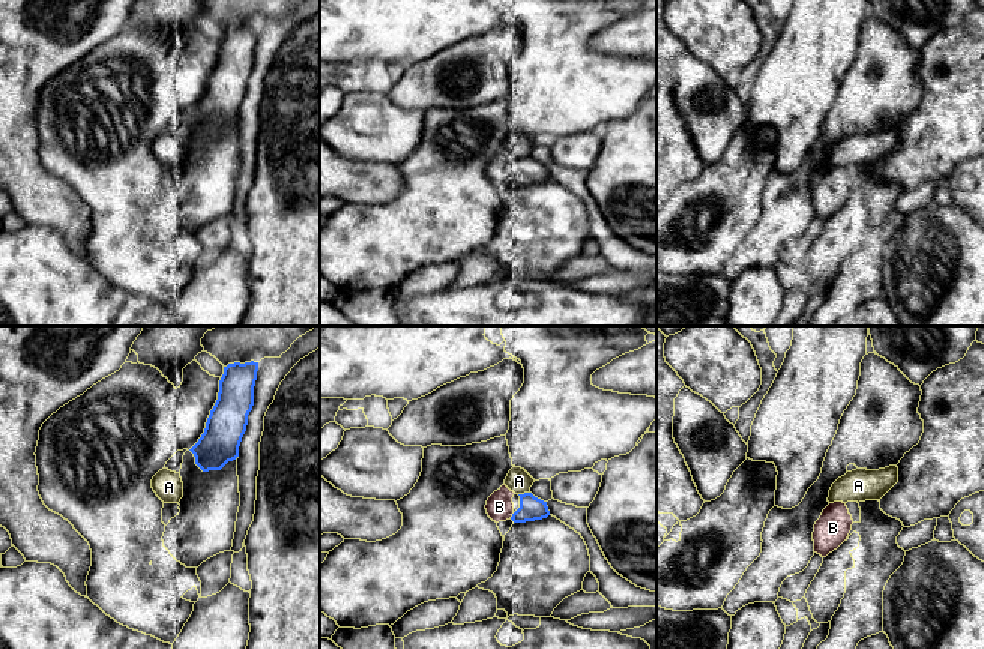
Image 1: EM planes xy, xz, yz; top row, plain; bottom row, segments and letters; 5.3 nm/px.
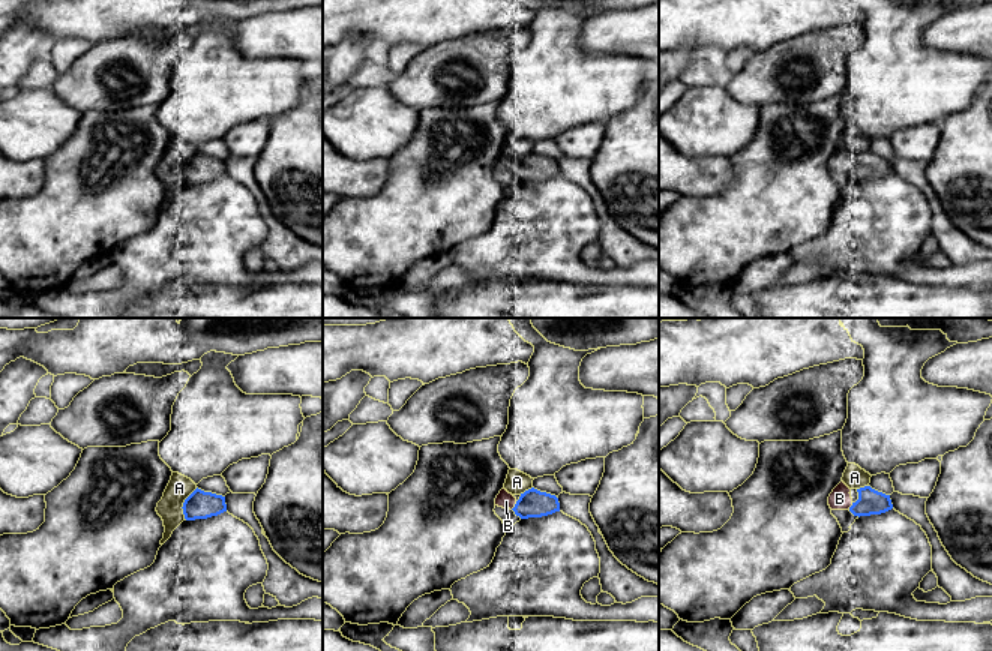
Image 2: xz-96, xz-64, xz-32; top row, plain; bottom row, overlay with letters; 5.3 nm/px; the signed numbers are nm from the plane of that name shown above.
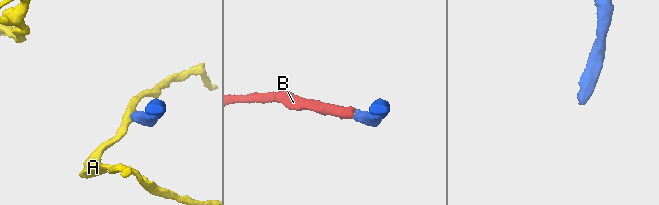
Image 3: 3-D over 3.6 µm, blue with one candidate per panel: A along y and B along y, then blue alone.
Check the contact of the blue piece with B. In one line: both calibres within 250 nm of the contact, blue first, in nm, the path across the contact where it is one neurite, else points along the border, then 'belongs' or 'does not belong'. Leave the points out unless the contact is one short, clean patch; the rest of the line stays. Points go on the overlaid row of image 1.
130/150 nm | belongs

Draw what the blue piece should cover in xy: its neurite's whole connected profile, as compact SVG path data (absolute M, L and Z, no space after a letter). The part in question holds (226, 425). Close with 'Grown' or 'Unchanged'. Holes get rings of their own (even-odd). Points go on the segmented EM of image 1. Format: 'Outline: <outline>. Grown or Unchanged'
Outline: M234 362L224 367L218 400L210 410L204 433L189 449L203 470L221 470L239 457L248 415L254 406L258 362Z. Unchanged

